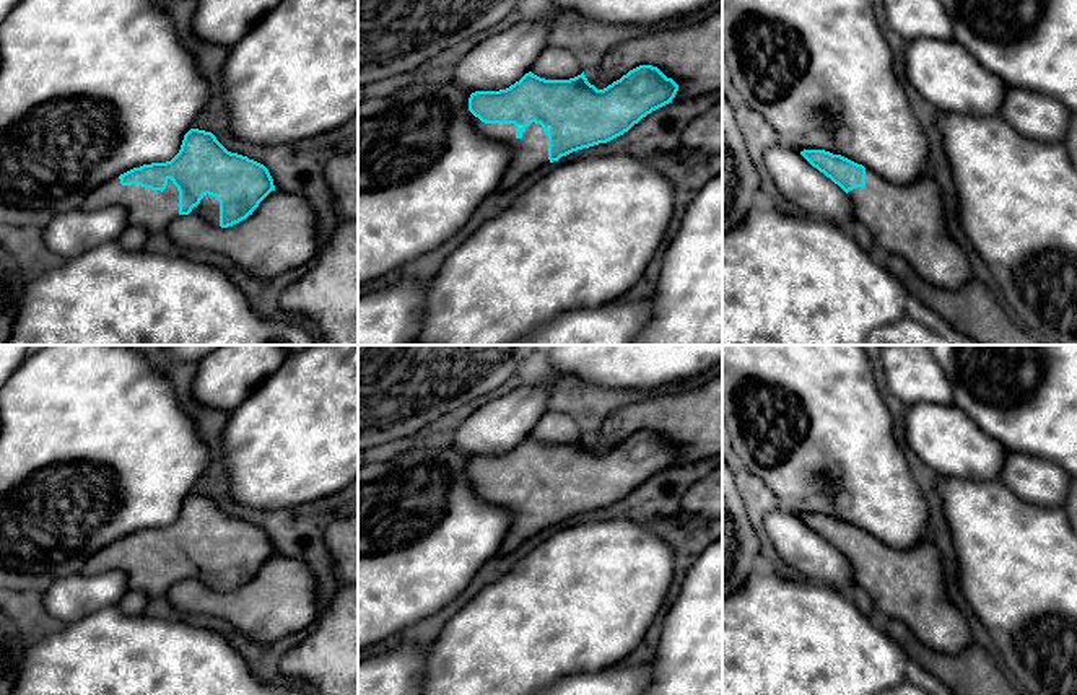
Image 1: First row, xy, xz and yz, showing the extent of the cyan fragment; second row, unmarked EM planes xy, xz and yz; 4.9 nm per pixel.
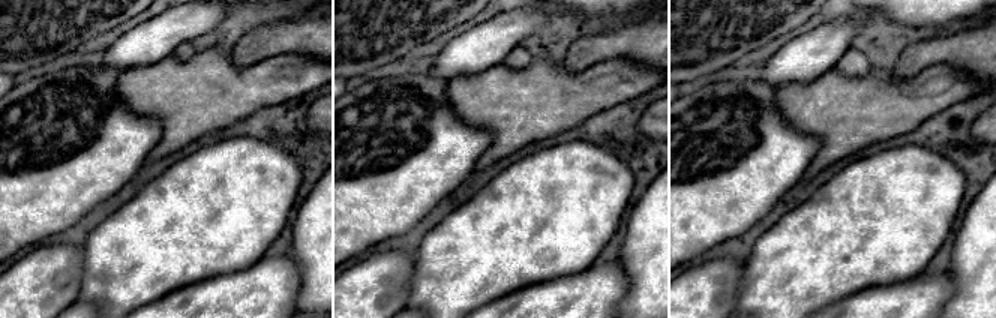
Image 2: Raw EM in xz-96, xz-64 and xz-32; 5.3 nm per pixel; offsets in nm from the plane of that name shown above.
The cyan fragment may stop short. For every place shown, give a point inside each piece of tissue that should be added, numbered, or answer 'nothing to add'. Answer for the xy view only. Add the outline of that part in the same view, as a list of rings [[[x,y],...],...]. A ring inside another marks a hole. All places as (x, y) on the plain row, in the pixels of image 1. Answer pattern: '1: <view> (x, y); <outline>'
1: xy (153, 575); [[[117,540],[98,550],[85,563],[81,573],[98,575],[109,570],[124,571],[130,591],[143,591],[148,599],[153,599],[168,592],[179,581],[179,555],[171,544],[161,557],[138,549],[122,550]]]

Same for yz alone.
1: yz (906, 583); [[[866,532],[866,550],[848,557],[856,586],[870,597],[880,619],[903,622],[914,636],[927,648],[958,654],[973,643],[963,612],[948,599],[942,557],[926,537],[914,547],[888,547]]]

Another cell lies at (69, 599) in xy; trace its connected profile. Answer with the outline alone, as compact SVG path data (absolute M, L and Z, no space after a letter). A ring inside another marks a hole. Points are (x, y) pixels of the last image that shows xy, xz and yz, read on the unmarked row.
M109 570L98 575L80 571L54 579L42 596L42 607L54 620L68 625L99 609L116 605L129 591L124 571Z

